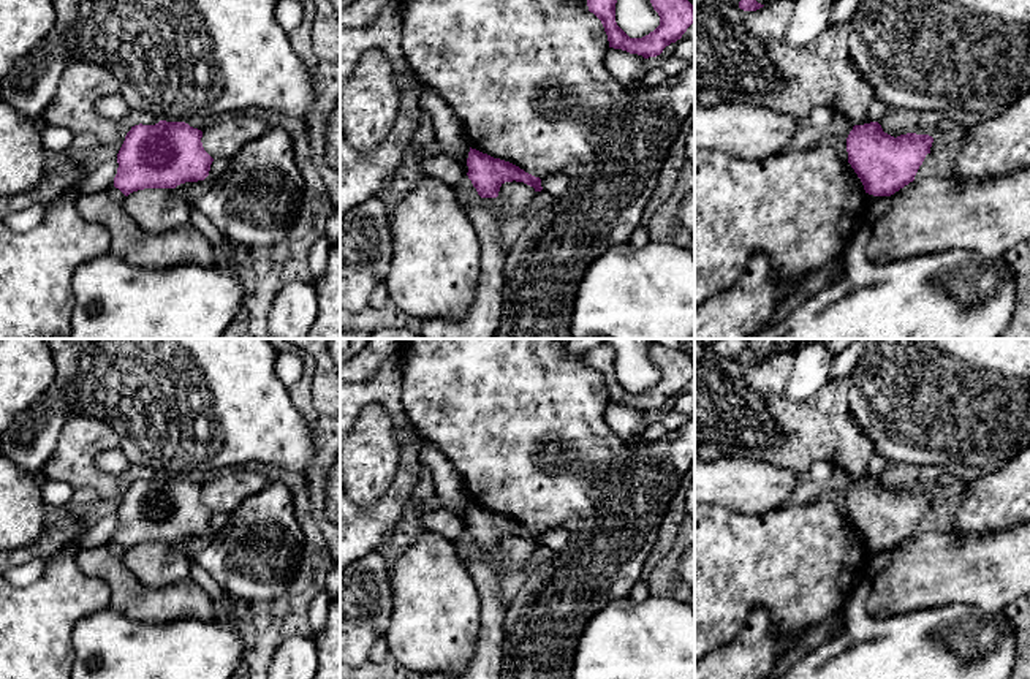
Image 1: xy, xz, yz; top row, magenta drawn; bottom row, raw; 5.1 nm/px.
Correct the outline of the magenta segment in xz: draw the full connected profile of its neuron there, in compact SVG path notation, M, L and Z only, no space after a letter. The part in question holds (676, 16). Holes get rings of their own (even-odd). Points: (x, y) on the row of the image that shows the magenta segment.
M587 0L589 11L603 24L609 47L644 59L657 57L666 46L682 38L695 22L695 6L688 0L650 0L660 16L660 25L642 38L630 38L615 22L617 0Z

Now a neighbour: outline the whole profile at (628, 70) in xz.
M609 47L604 65L611 78L614 78L625 90L639 87L646 76L646 59L622 49Z

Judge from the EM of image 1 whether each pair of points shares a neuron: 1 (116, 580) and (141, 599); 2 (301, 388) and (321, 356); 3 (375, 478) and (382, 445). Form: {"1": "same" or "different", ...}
{"1": "same", "2": "different", "3": "same"}

